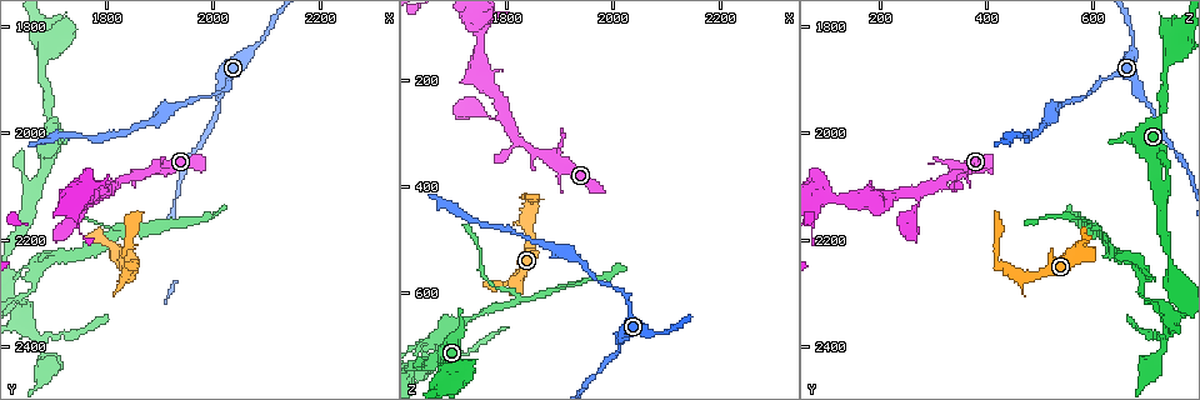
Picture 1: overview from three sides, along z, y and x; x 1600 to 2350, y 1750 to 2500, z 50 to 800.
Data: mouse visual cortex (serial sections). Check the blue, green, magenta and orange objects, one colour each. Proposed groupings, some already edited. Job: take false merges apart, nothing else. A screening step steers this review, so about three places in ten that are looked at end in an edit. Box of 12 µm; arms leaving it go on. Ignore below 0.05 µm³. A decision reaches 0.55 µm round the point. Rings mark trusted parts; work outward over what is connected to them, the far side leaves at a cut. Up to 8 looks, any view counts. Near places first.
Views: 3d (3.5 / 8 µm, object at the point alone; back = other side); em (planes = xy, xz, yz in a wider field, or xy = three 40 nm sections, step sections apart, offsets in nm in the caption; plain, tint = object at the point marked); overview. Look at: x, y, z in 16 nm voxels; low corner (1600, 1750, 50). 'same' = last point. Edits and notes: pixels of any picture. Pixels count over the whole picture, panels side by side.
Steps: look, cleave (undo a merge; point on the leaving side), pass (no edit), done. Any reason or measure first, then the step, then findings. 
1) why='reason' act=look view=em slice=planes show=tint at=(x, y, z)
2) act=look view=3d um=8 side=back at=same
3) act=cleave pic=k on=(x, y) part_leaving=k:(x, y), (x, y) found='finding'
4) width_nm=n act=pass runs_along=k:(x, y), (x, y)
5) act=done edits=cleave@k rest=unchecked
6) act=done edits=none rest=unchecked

why='a narrow waist' act=look view=3d um=3.5 at=(1835, 2230, 415)

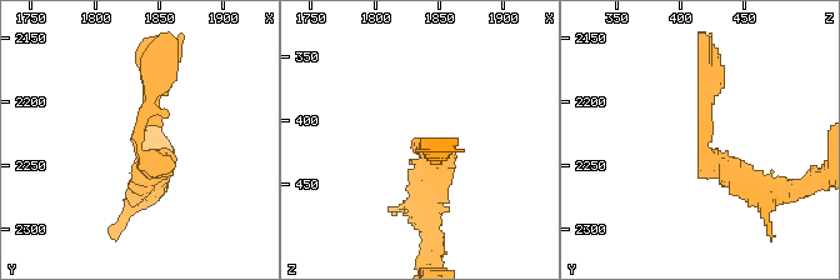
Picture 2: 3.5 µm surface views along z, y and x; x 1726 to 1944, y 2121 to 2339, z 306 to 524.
arm_widths_nm=250,300 act=cleave pic=2 on=(148, 106) found='two cells meet here'

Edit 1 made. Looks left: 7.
why='see it whole again' act=look view=overview

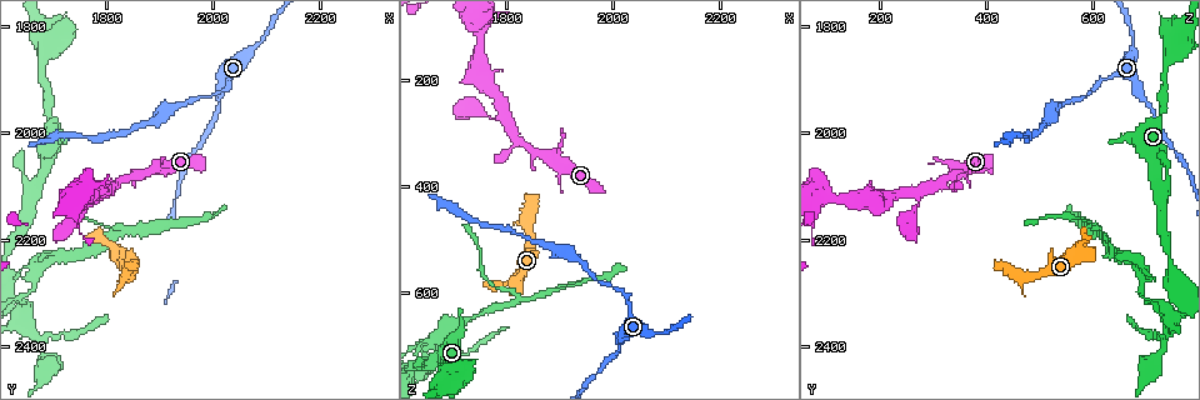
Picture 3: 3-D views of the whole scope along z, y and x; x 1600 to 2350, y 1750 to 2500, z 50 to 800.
why='calibre changes' act=look view=3d um=8 at=(2015, 1925, 695)

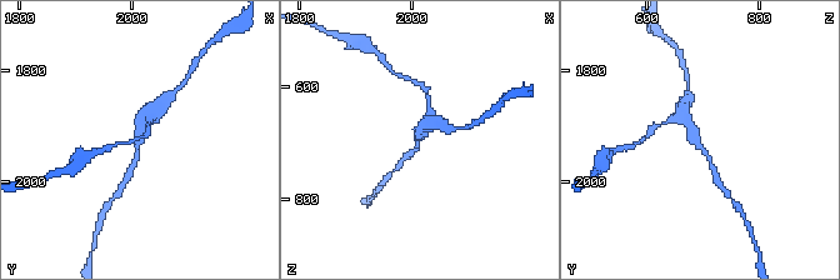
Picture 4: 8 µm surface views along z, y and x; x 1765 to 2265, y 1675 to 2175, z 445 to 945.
act=look view=3d um=3.5 at=(2015, 1930, 695)

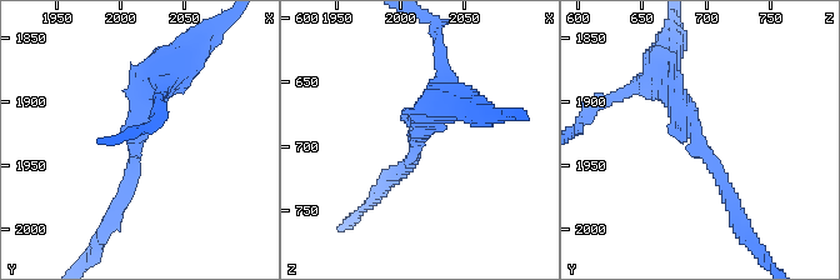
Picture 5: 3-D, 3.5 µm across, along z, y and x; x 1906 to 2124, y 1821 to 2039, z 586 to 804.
act=look view=em slice=xy step=5 show=tint at=(2014, 1934, 696)

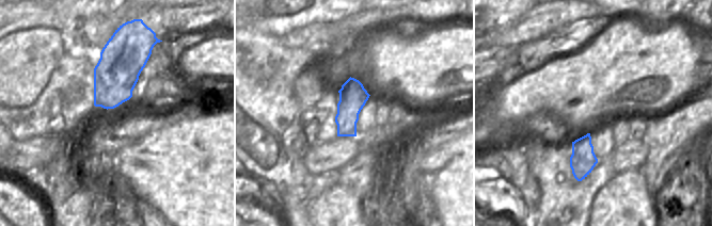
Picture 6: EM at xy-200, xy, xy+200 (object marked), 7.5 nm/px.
width_nm=200 act=pass runs_along=5:(656, 76), (679, 103), (733, 210) found='one cell here'

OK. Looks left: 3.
why='two arms in line, one across' act=look view=3d um=8 at=(1795, 2110, 270)

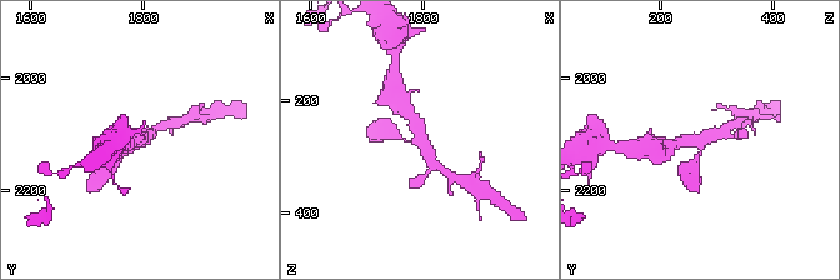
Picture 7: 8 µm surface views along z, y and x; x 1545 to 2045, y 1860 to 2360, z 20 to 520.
why='zoom in' act=look view=3d um=3.5 at=(1805, 2110, 270)

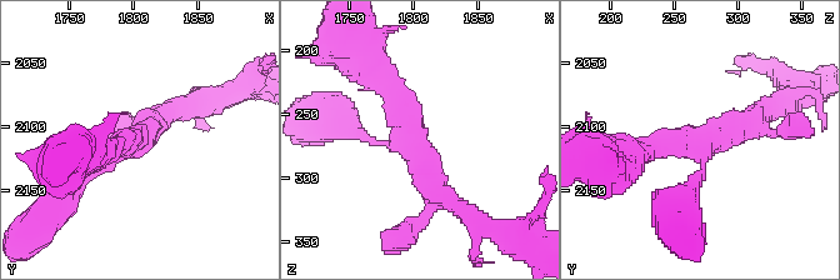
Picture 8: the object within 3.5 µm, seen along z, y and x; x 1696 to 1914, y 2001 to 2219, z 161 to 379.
arms=3 arm_widths_nm=150,250,300 act=look view=em slice=xy step=1 show=tint at=(1802, 2112, 276)

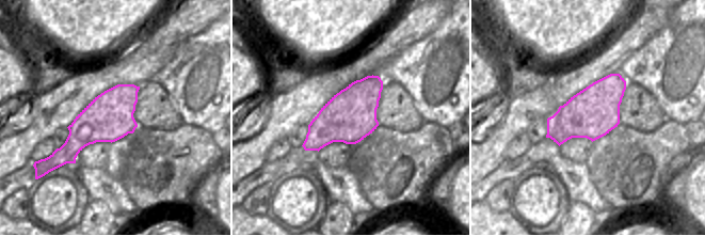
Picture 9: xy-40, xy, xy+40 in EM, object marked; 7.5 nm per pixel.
width_nm=400 act=pass runs_along=8:(455, 205), (381, 74) found='one cell here'

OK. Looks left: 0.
act=done edits=cleave@2 rest=unchecked

